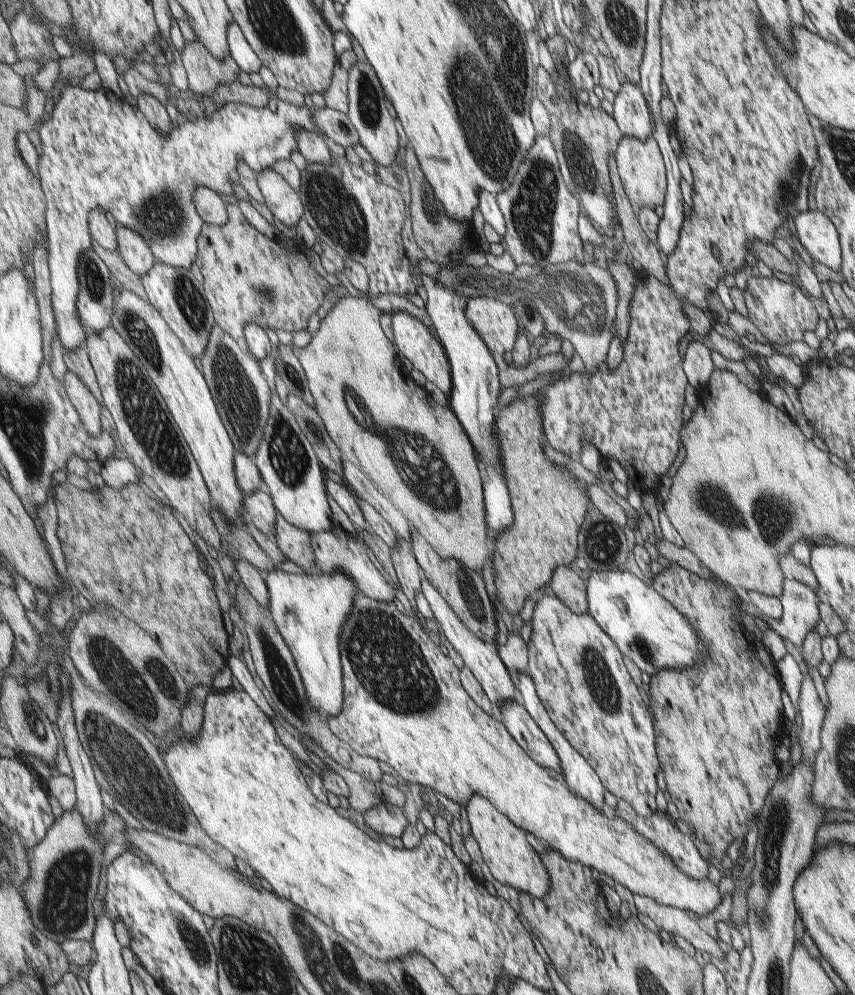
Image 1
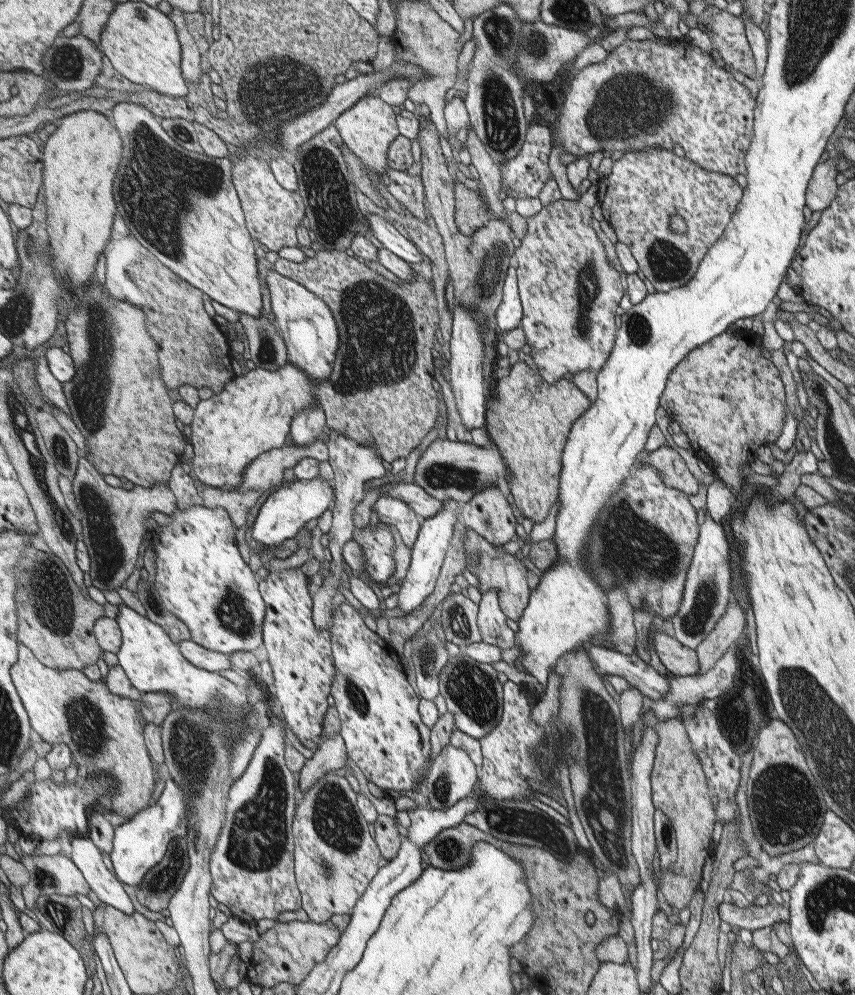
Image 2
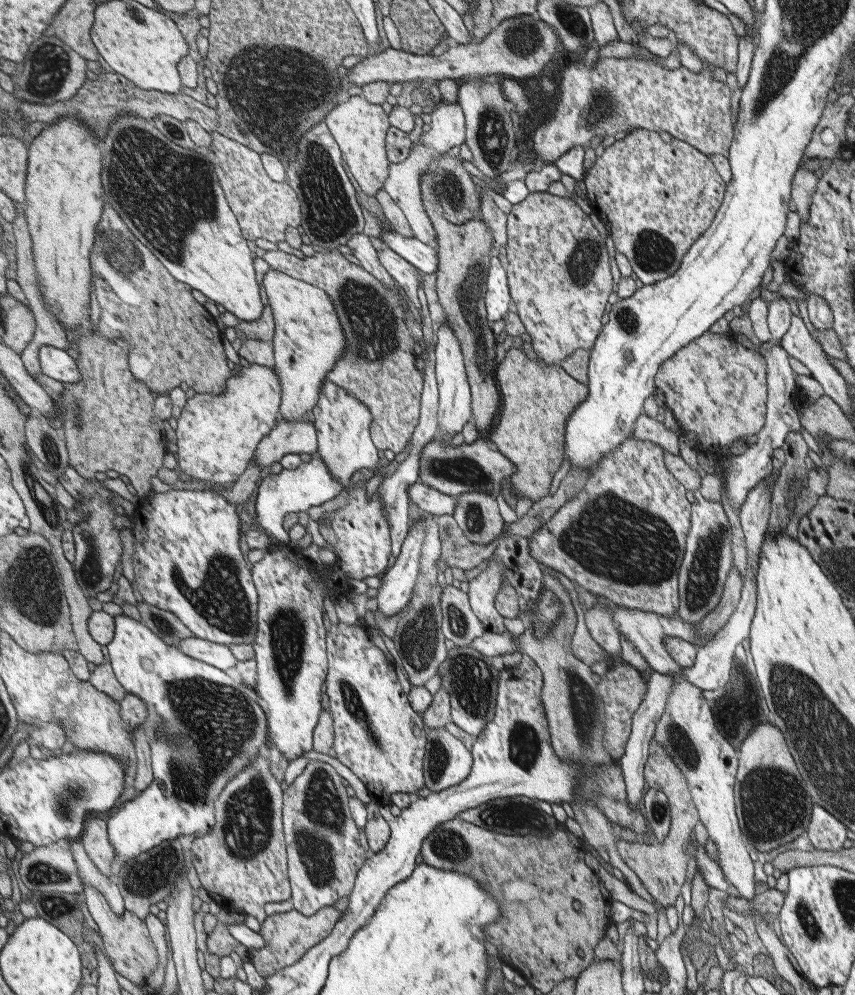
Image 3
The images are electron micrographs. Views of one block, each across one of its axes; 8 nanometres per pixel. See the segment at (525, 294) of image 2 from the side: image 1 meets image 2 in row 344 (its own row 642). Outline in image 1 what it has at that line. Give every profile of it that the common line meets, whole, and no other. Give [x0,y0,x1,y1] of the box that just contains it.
[527,590,658,818]

